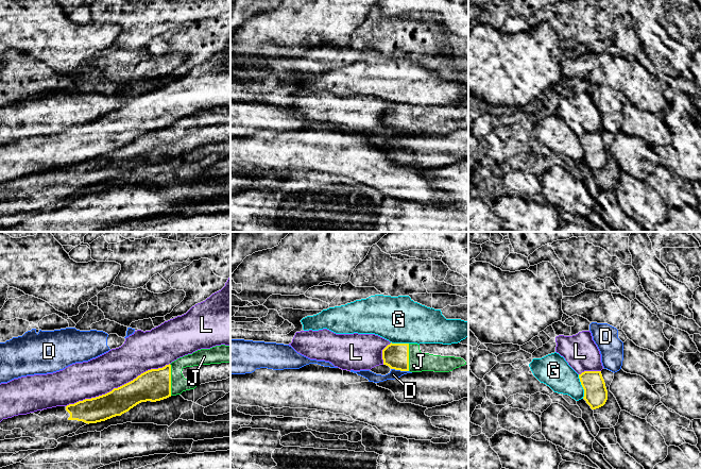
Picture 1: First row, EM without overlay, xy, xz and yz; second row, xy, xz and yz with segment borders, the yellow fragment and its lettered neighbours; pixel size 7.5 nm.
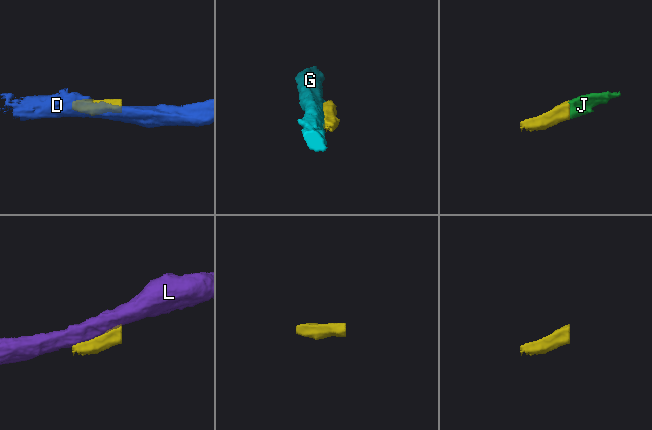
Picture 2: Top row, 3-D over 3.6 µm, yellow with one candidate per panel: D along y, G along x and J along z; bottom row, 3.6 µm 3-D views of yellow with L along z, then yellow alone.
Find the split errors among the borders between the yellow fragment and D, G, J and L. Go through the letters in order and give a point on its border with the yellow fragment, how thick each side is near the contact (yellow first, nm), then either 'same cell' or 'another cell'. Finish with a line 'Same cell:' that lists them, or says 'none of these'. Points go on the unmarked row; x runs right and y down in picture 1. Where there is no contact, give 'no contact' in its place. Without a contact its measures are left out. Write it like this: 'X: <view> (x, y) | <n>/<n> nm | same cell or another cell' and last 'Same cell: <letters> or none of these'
D: xz (399, 131) | 190/70 nm | another cell
G: yz (582, 148) | 180/240 nm | another cell
J: xy (170, 141) | 240/130 nm | same cell
L: xy (118, 149) | 220/280 nm | another cell
Same cell: J

